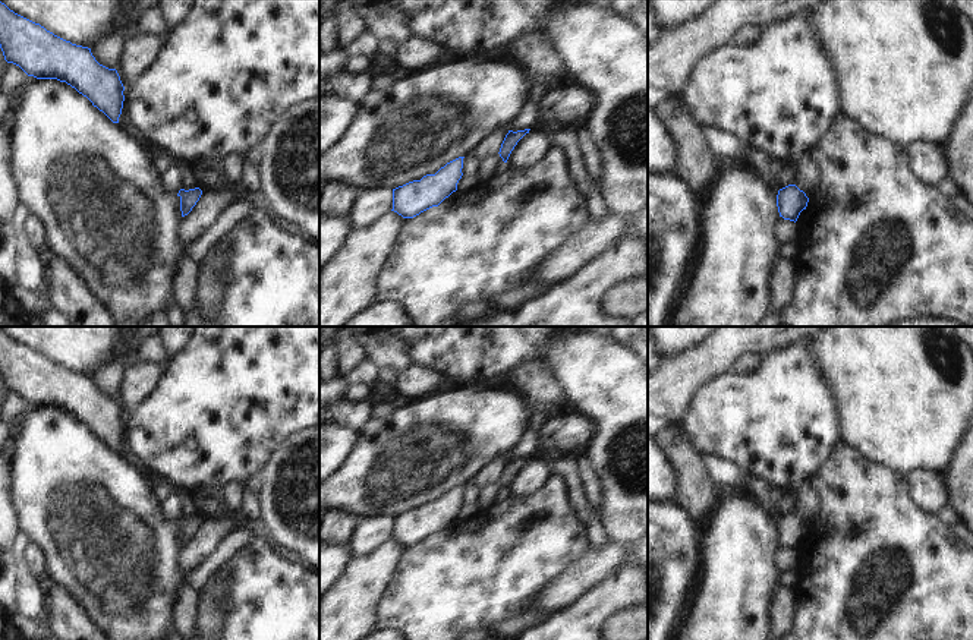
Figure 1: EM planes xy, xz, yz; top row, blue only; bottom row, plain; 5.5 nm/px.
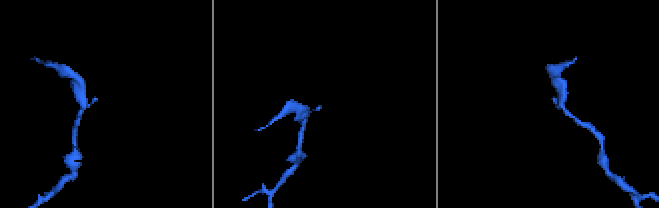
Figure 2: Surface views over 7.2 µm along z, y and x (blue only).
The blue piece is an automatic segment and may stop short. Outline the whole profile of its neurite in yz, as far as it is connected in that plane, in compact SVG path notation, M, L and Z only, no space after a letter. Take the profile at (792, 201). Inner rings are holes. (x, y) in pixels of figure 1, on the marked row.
M788 185L778 190L777 206L780 217L797 221L800 212L806 209L809 198L796 185Z

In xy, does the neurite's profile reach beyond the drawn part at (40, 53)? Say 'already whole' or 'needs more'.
already whole

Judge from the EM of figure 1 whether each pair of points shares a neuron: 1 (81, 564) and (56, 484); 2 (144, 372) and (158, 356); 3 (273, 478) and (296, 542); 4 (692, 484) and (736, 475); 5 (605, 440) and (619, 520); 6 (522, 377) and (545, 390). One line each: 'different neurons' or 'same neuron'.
1: same neuron
2: different neurons
3: same neuron
4: different neurons
5: same neuron
6: same neuron

